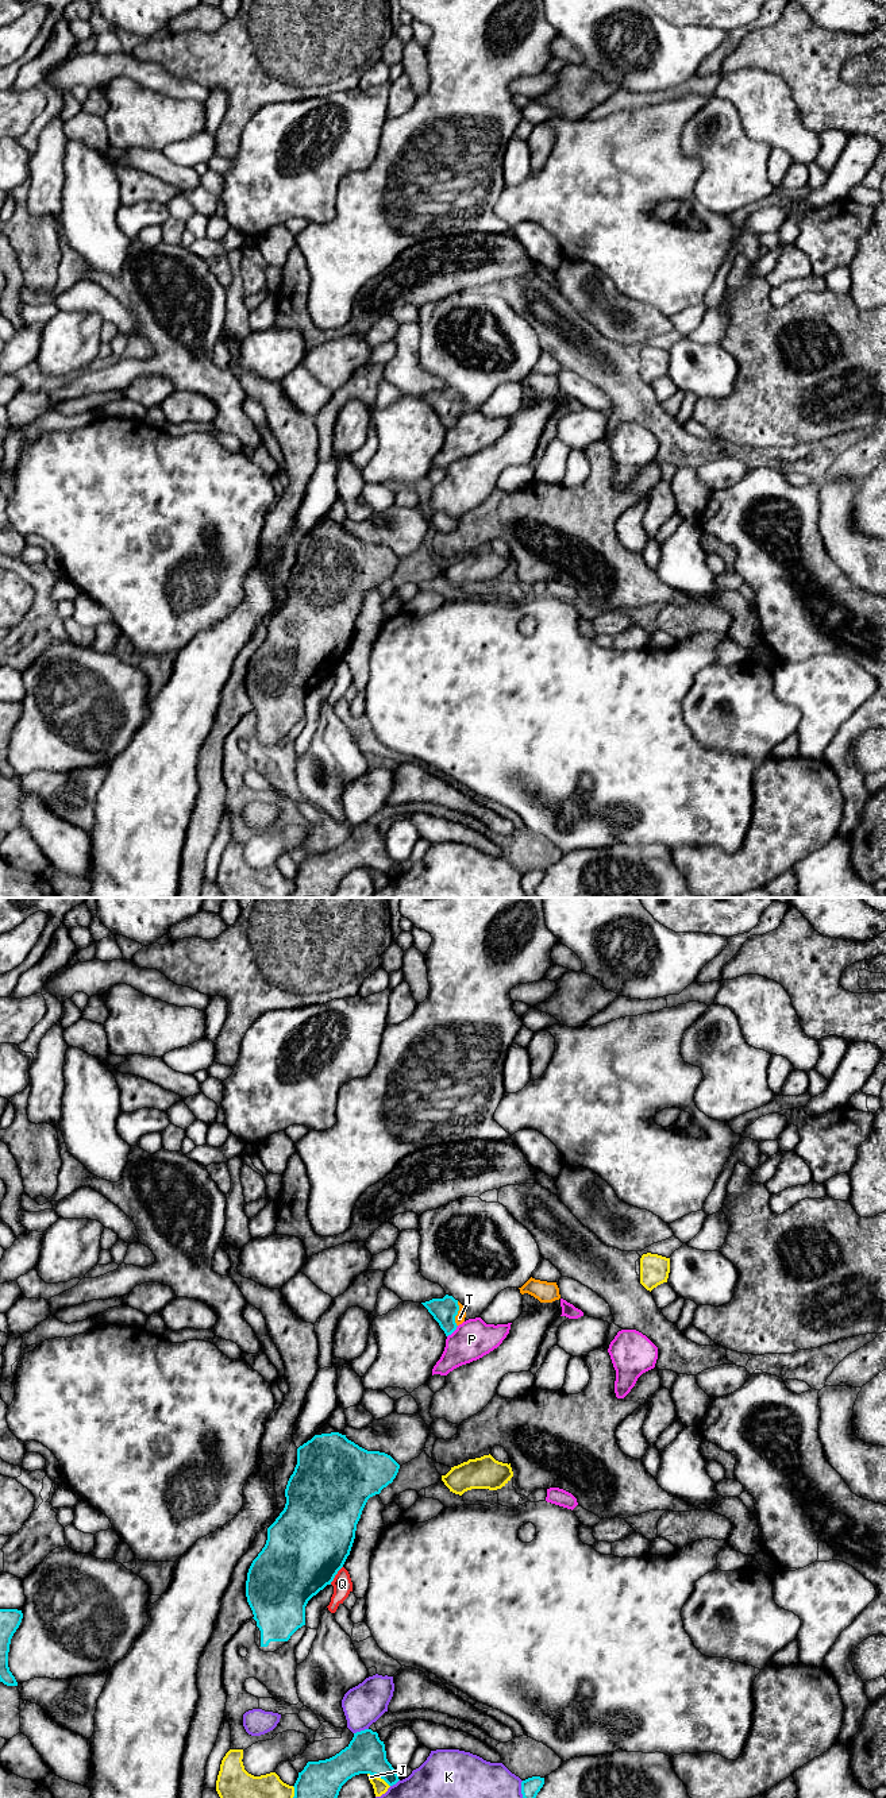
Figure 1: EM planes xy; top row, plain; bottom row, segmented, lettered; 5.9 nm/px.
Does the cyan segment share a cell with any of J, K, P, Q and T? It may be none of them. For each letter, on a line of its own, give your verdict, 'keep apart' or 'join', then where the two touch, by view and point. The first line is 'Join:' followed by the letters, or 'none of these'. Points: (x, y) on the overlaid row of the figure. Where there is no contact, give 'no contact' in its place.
Join: T
J: keep apart | xy (378, 1777)
K: keep apart | xy (361, 1731)
P: keep apart | xy (453, 1331)
Q: keep apart | xy (335, 1574)
T: join | xy (457, 1314)

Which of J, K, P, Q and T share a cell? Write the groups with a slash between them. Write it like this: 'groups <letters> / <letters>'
groups J / K / P / Q / T

